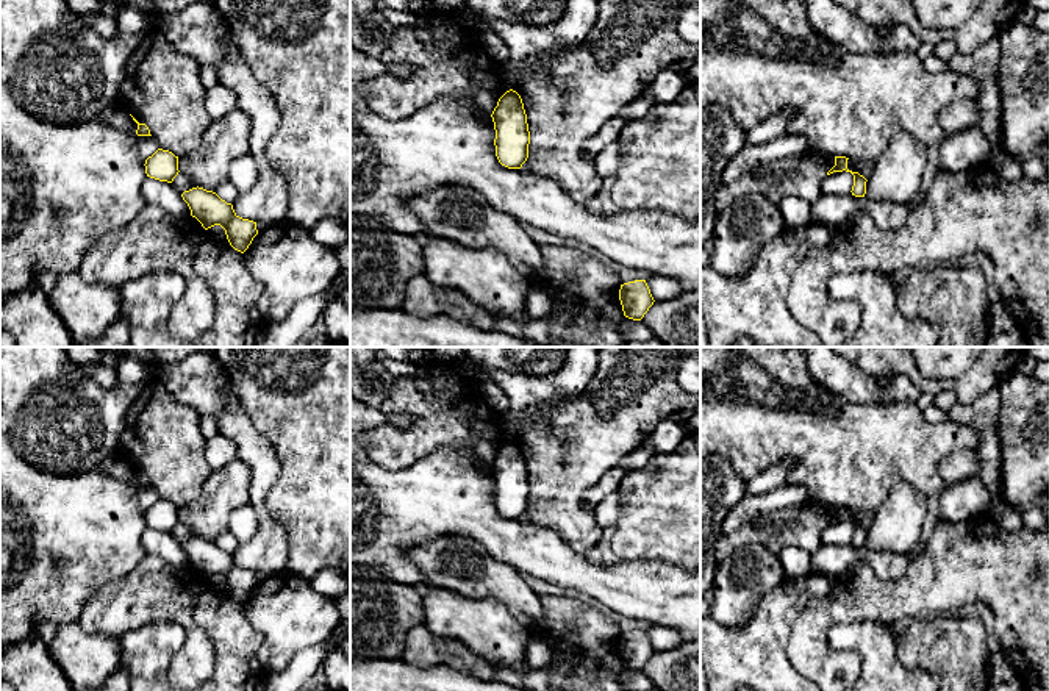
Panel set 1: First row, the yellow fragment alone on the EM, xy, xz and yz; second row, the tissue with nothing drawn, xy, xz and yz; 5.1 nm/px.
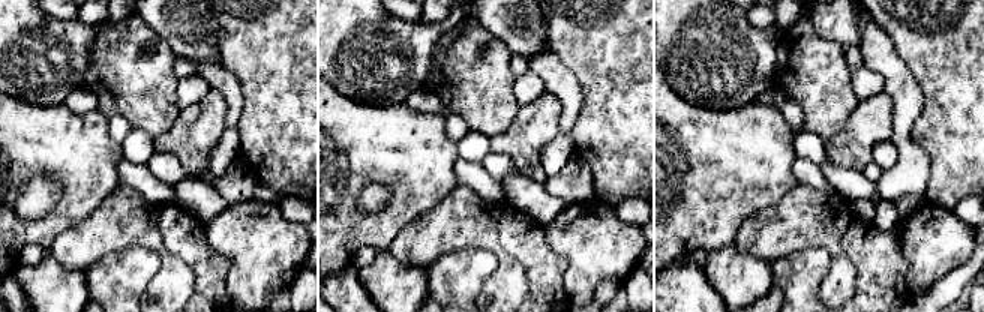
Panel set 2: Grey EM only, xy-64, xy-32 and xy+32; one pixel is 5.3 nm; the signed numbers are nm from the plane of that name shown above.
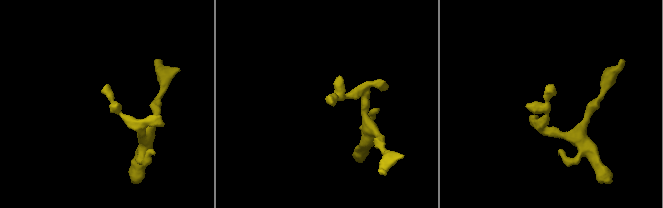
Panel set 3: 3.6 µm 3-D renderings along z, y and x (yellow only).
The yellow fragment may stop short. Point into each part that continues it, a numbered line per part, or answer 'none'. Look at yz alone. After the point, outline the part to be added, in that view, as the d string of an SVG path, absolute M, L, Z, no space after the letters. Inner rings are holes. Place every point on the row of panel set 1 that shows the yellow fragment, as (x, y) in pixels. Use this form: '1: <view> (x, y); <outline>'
none

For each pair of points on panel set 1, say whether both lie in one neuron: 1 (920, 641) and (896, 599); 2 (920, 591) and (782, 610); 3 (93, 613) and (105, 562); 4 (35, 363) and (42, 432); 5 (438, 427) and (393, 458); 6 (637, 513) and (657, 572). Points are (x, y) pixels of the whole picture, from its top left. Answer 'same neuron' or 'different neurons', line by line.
1: different neurons
2: different neurons
3: different neurons
4: same neuron
5: same neuron
6: different neurons

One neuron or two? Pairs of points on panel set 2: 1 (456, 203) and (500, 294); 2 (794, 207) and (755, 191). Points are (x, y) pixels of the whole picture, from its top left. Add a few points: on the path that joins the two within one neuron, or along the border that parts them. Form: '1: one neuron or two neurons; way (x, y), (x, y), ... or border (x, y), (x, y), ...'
1: one neuron; way (476, 225), (500, 252), (501, 272)
2: two neurons; border (797, 183), (776, 203), (746, 218)

